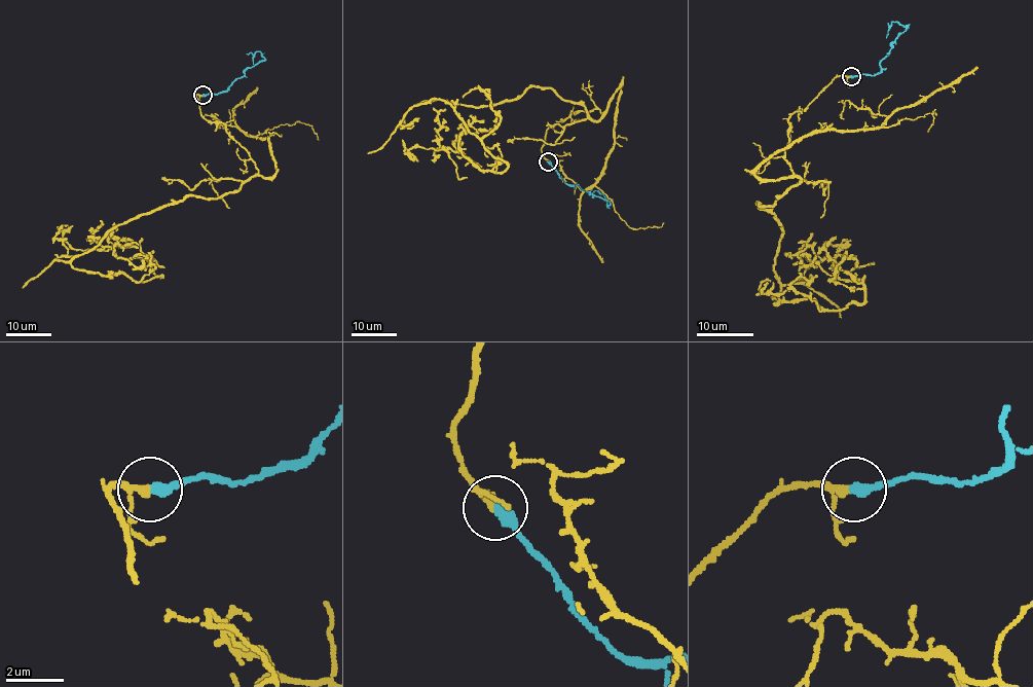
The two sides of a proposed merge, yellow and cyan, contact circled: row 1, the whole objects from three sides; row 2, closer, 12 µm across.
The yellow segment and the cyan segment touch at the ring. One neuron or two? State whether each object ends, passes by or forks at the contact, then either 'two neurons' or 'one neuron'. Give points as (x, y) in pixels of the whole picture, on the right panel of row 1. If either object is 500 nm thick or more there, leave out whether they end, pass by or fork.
yellow passes by; cyan ends; one neuron

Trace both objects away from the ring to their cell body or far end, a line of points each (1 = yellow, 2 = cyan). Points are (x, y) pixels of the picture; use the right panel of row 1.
1: (851, 77), (790, 116), (784, 159), (800, 182), (758, 203), (783, 228), (774, 299), (863, 300), (824, 241)
2: (851, 77), (878, 74), (879, 63), (905, 30), (892, 22), (886, 37)

